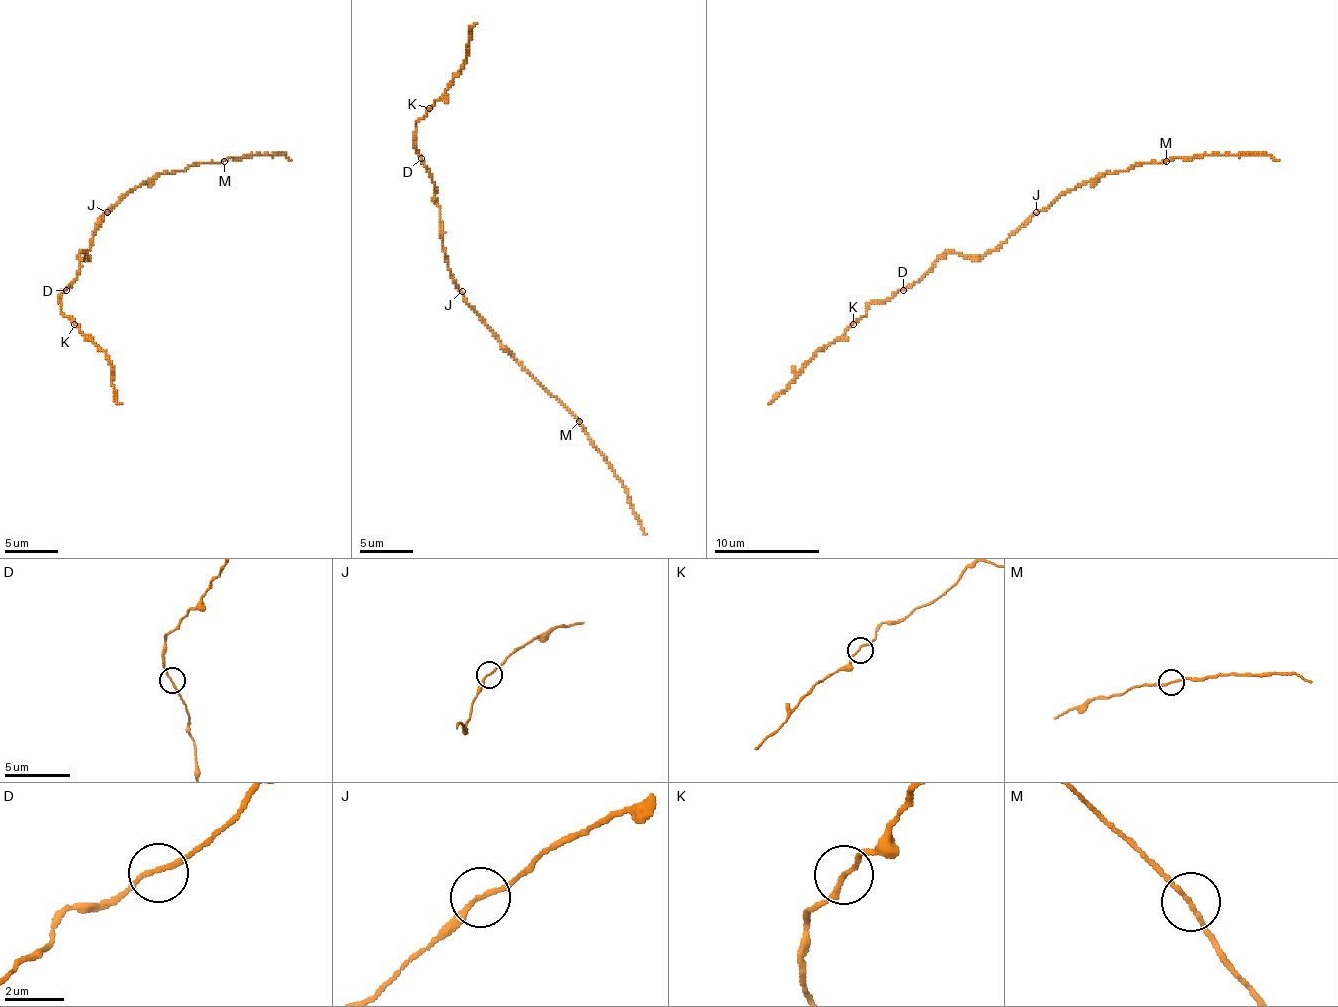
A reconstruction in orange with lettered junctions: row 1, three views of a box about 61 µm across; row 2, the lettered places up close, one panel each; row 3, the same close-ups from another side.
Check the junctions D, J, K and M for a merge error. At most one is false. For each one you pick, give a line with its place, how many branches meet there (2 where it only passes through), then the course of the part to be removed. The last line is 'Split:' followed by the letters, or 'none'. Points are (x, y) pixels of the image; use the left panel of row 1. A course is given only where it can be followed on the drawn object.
M: (224, 161) | 2 | (225, 160), (267, 155), (283, 155), (291, 160)
Split: M

